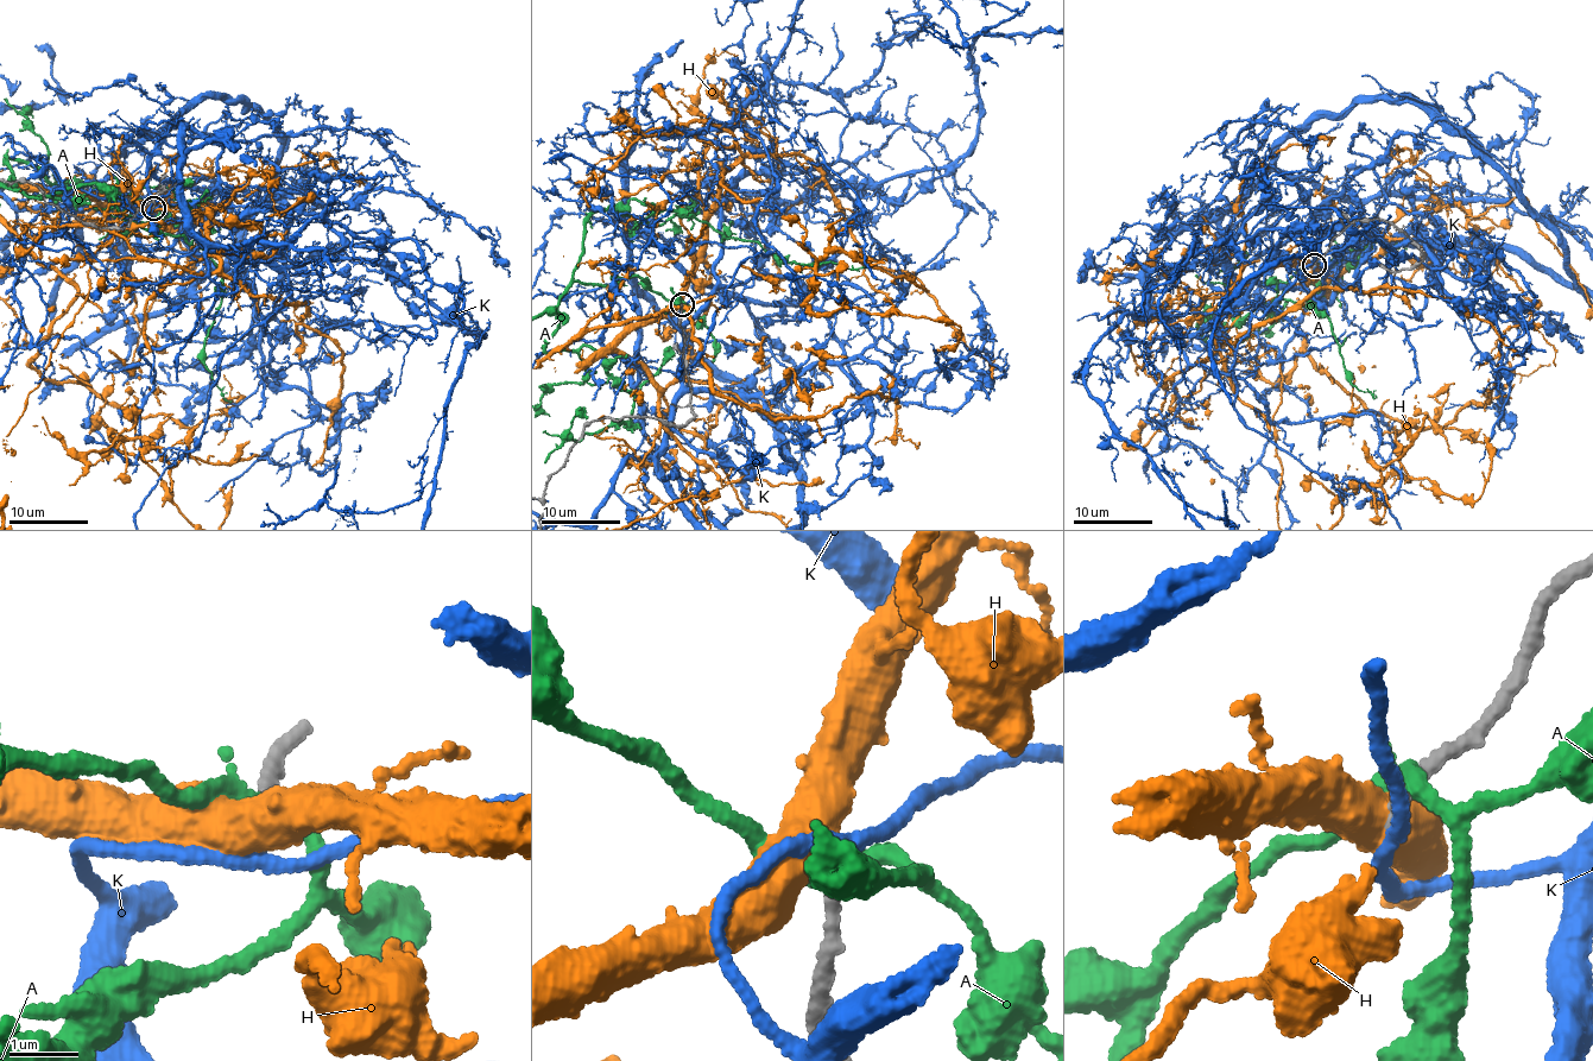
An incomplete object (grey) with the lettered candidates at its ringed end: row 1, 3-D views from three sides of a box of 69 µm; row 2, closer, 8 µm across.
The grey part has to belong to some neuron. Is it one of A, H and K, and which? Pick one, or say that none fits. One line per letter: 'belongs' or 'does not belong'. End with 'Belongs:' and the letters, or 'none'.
A: does not belong
H: does not belong
K: does not belong
Belongs: none

